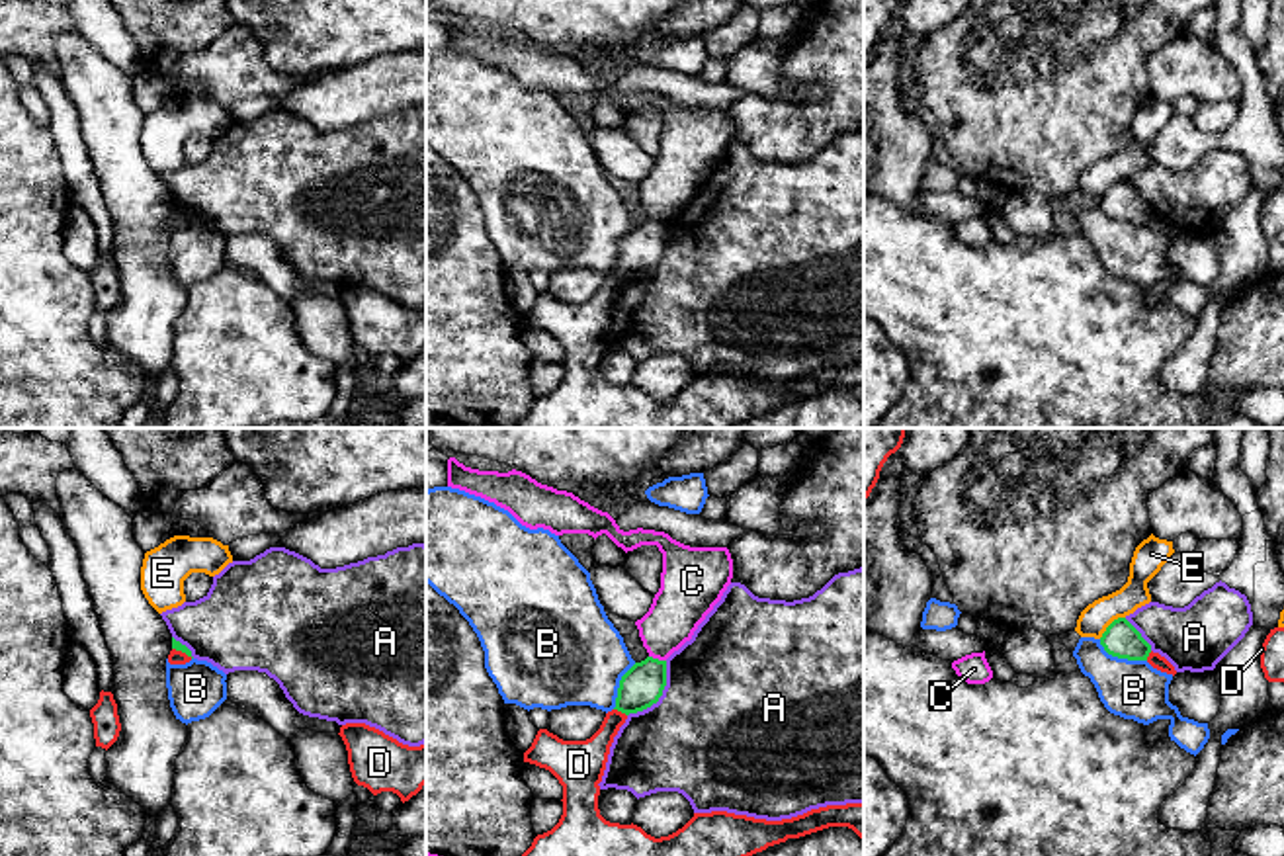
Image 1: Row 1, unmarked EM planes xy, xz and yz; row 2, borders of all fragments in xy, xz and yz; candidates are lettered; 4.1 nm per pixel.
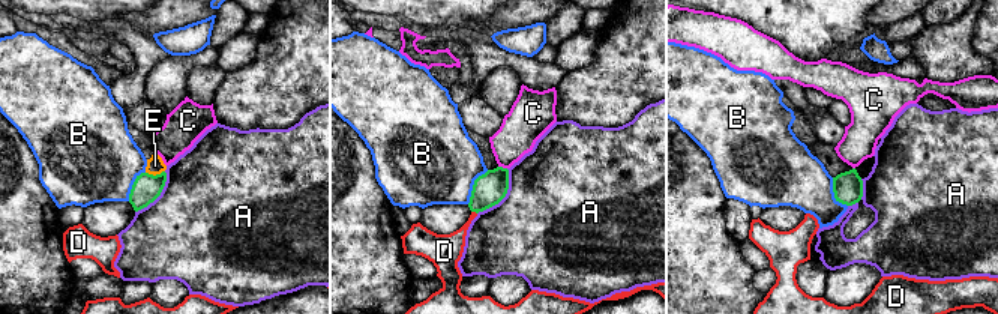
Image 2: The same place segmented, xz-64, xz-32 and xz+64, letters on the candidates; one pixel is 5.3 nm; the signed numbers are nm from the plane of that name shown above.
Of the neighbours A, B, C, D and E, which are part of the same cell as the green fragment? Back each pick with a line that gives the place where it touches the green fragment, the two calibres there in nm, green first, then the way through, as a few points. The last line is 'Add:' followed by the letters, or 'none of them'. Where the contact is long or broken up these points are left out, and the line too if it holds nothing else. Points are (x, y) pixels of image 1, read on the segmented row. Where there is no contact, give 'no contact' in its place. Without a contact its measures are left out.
Add: none of them

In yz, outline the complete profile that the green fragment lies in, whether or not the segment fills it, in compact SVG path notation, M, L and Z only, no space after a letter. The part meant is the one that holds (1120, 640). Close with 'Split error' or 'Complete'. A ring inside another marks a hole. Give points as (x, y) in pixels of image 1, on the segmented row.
M1118 618L1106 627L1100 645L1108 655L1128 661L1147 661L1151 653L1151 645L1126 618Z. Complete

